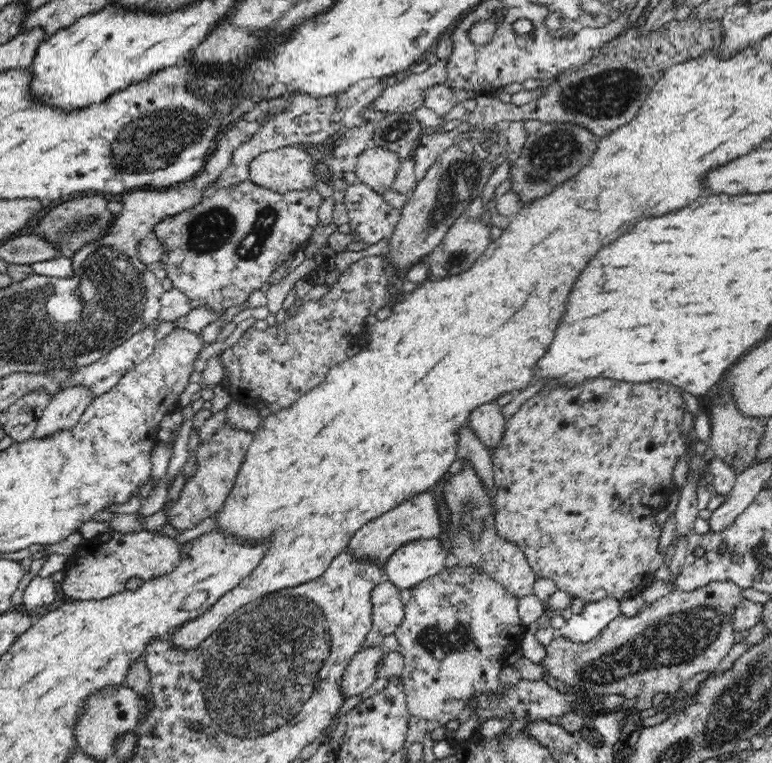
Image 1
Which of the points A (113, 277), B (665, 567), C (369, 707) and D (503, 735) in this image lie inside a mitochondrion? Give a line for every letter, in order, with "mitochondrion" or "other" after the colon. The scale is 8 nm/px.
A: mitochondrion
B: other
C: other
D: other

